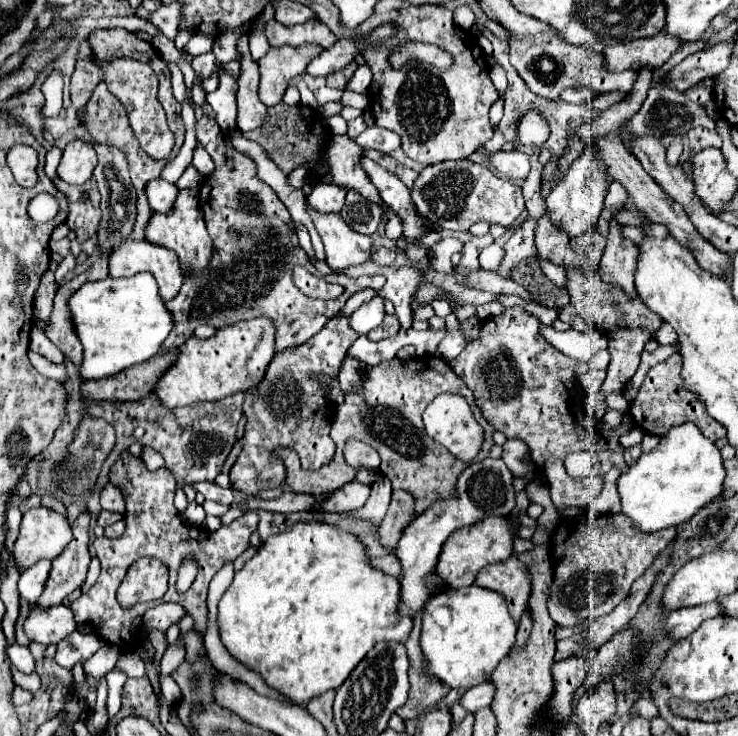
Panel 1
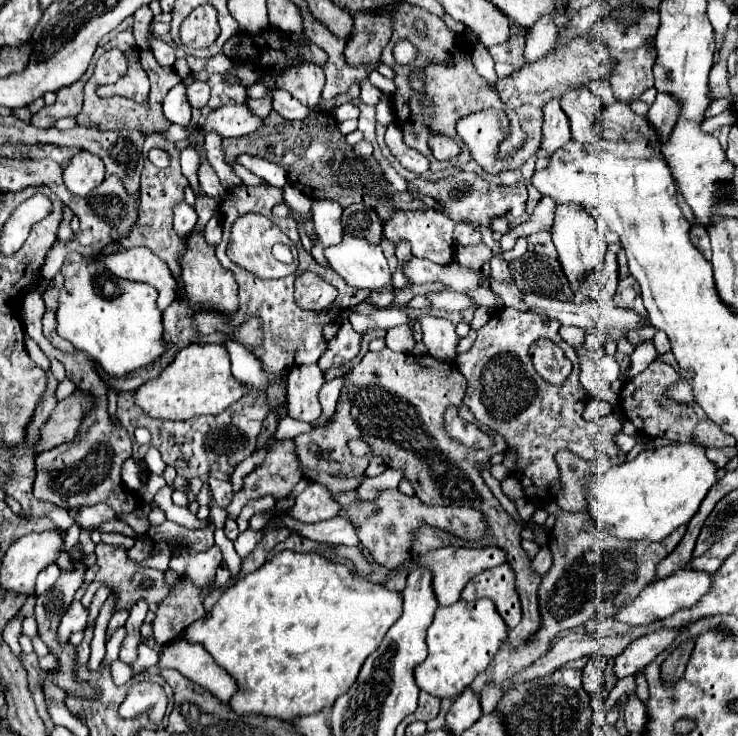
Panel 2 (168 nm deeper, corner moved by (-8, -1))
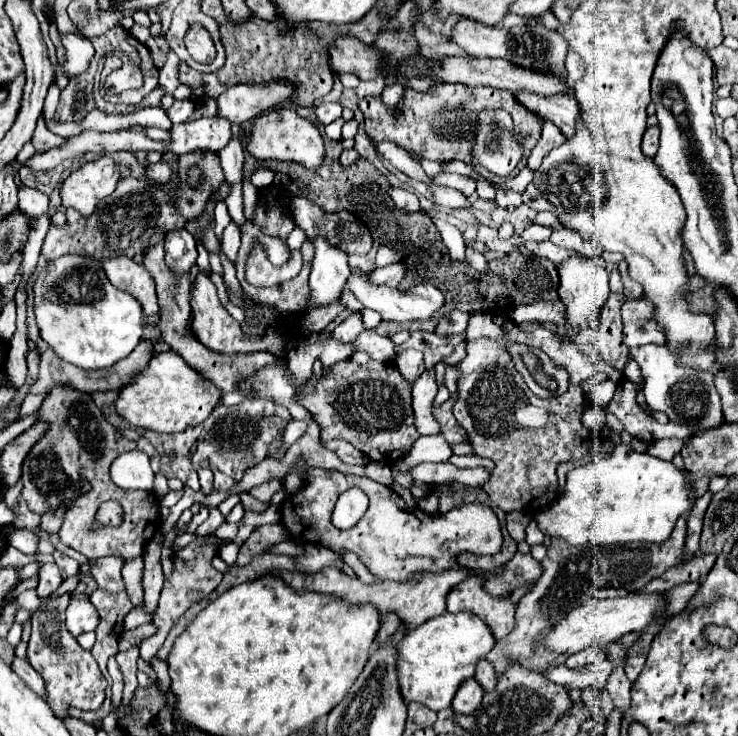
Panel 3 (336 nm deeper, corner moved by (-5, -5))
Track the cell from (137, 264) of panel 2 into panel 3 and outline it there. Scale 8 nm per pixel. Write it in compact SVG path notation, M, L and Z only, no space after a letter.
M105 258L103 262L103 270L109 278L109 282L123 290L129 292L131 296L135 296L139 300L139 304L143 306L145 316L155 316L159 312L159 304L157 304L157 288L153 282L153 276L149 274L149 270L131 260L131 258Z

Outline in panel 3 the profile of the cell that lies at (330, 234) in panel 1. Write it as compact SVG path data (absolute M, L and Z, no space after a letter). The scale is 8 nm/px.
M351 272L347 278L347 288L355 294L355 298L365 306L381 314L383 320L397 320L397 322L409 322L409 320L423 320L431 318L445 302L445 296L441 290L437 290L431 284L417 284L408 290L400 291L397 288L387 288L387 286L373 286L369 278L365 278L363 272Z

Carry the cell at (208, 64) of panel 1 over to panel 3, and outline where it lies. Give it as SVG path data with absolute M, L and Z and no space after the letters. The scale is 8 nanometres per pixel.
M185 98L185 100L175 100L175 104L167 110L169 118L173 124L181 124L181 122L187 122L191 118L191 114L195 112L195 102L191 98Z

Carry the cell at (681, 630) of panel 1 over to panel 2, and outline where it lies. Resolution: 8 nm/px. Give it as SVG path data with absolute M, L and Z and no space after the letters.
M656 630L656 634L648 634L632 642L632 646L616 656L614 676L624 678L636 674L638 670L644 670L644 666L652 662L652 658L656 658L656 654L660 654L660 650L664 650L664 646L668 646L668 642L672 642L678 632L680 630Z

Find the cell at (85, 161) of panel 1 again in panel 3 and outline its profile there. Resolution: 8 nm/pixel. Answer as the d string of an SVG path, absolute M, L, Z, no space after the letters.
M101 156L93 162L83 164L71 172L61 186L63 208L75 208L83 216L93 214L101 198L109 196L119 182L119 170L111 156Z

